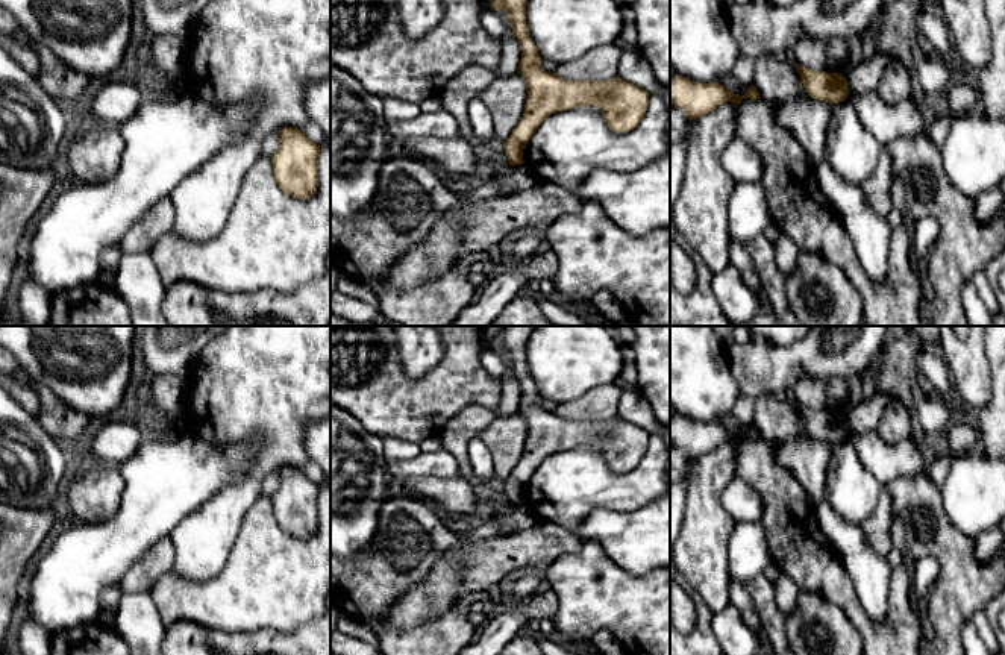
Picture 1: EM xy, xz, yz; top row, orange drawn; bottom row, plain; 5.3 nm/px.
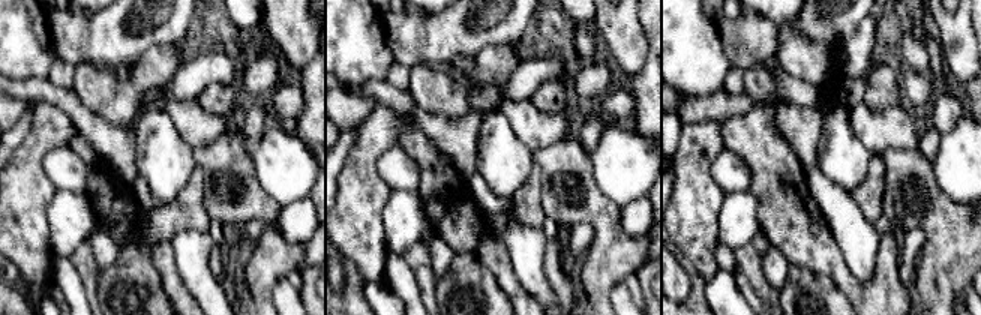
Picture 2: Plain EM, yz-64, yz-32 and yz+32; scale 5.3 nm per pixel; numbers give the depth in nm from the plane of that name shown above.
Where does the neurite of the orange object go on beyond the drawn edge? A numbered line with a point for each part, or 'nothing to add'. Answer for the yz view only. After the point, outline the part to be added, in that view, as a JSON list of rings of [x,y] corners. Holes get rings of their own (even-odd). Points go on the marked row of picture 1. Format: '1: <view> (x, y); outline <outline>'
nothing to add

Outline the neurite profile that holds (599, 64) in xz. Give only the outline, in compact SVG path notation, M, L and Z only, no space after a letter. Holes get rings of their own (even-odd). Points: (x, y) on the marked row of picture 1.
M606 44L587 52L573 62L559 64L556 73L564 80L606 80L617 77L617 67L623 49L615 44Z

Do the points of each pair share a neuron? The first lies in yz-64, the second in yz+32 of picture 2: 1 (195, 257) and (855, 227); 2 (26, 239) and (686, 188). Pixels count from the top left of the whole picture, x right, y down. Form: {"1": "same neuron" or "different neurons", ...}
{"1": "same neuron", "2": "same neuron"}

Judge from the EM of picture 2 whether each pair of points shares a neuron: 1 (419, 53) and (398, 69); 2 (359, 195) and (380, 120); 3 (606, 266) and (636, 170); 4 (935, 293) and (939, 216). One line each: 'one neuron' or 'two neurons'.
1: two neurons
2: one neuron
3: two neurons
4: one neuron

